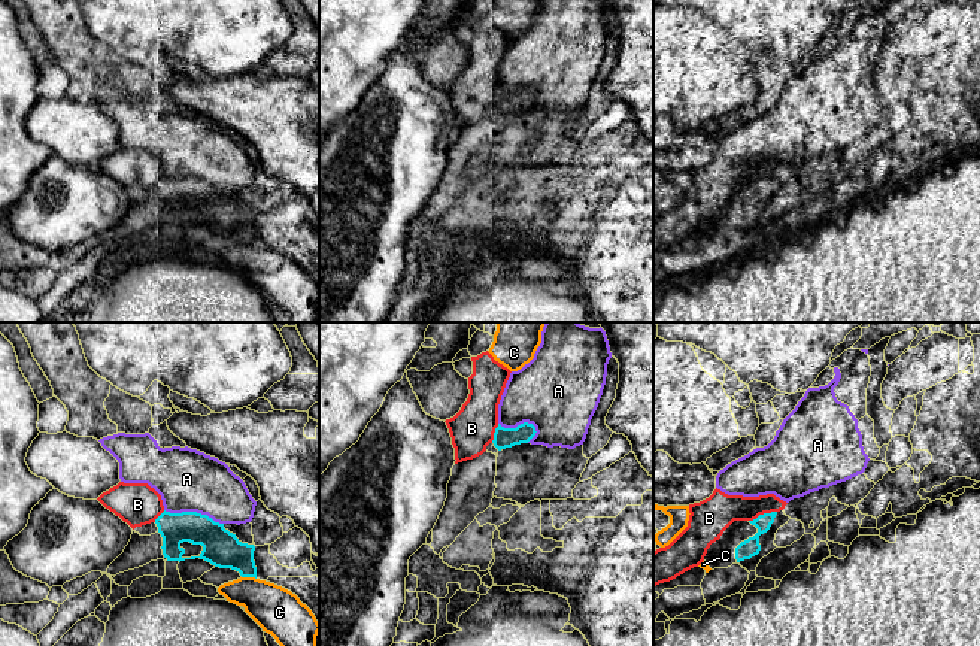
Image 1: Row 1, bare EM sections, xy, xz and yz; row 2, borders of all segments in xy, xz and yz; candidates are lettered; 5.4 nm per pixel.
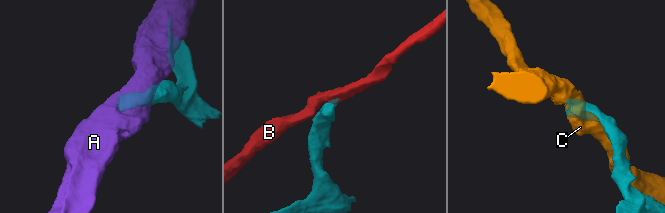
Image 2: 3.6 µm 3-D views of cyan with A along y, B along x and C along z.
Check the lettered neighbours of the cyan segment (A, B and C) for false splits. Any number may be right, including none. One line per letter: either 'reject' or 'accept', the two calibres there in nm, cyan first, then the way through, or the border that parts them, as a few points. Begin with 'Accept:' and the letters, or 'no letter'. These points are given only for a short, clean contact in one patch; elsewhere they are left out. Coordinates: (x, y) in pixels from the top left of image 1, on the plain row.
Accept: no letter
A: reject; 200 nm thick on the cyan side, 340 nm on the other
B: reject; 100 nm thick on the cyan side, 190 nm on the other
C: reject; 200 nm thick on the cyan side, 260 nm on the other

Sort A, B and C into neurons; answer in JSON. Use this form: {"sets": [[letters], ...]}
{"sets": [["A"], ["B"], ["C"]]}

